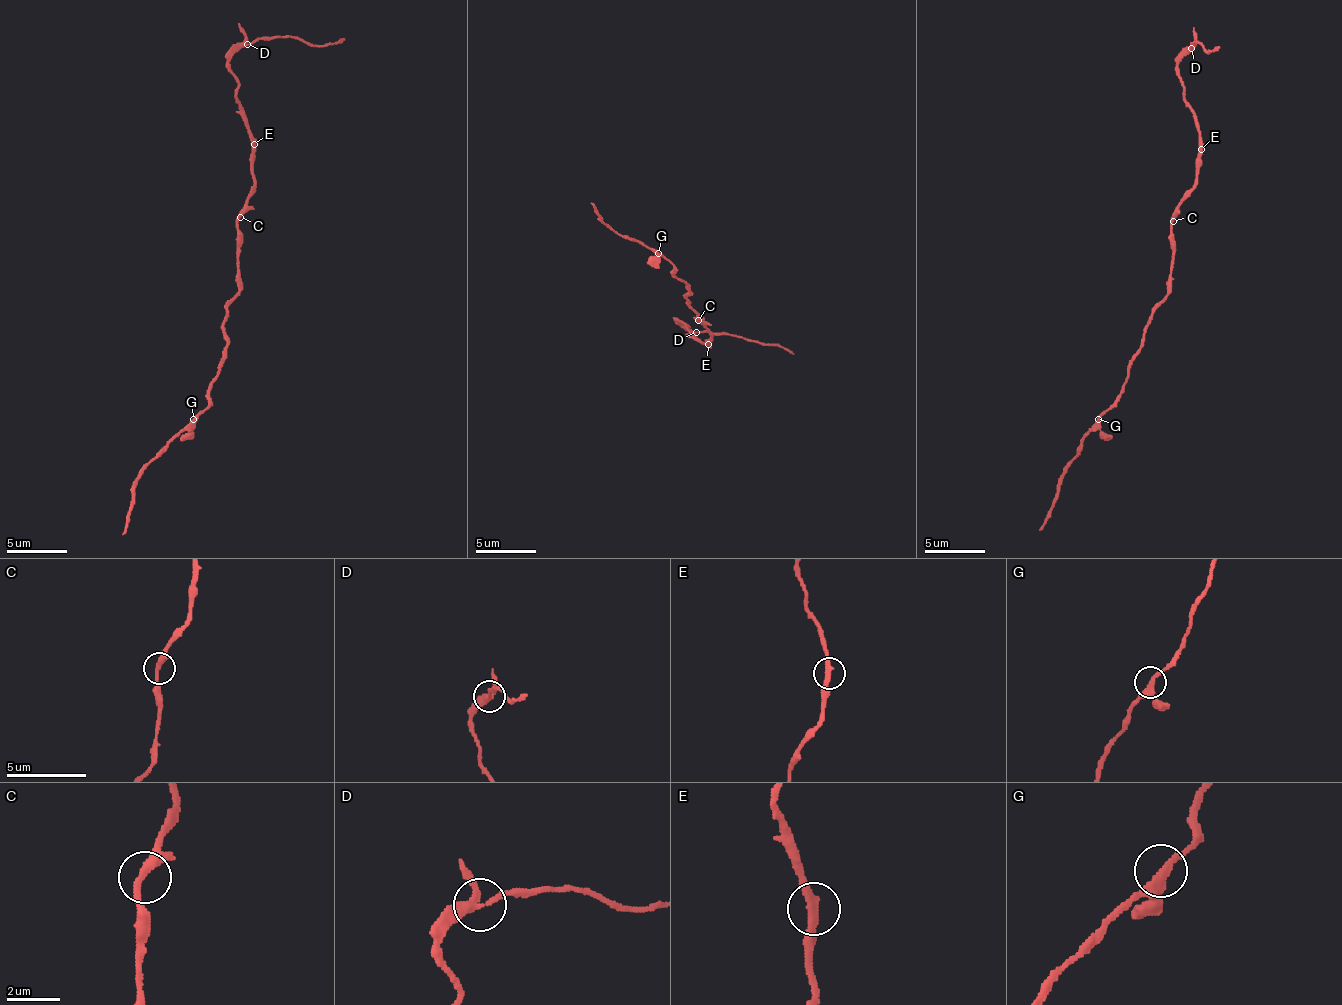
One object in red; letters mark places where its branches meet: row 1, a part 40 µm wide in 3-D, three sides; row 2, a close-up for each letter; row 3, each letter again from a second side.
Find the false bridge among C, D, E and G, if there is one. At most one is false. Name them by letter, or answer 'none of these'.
D

